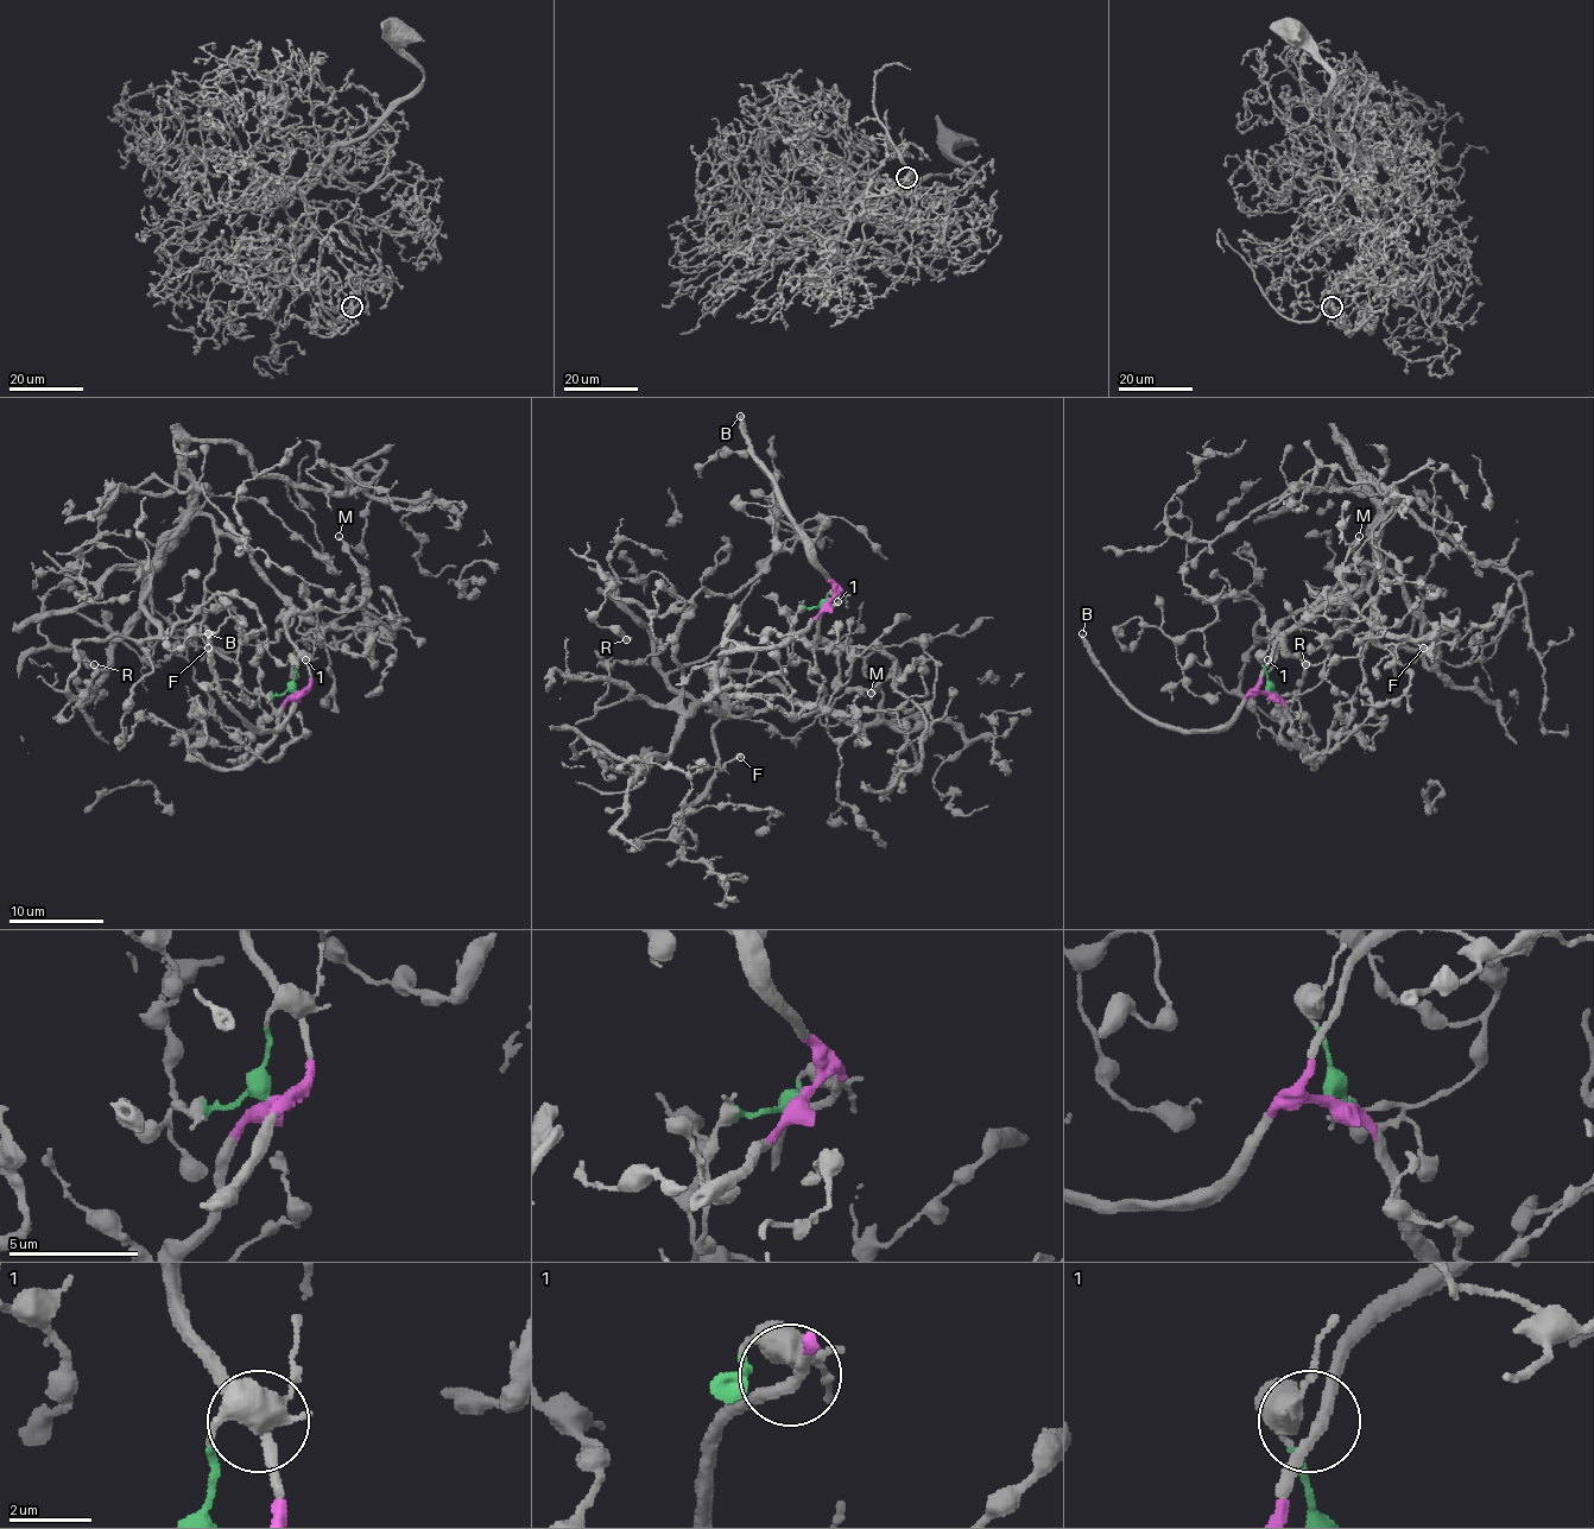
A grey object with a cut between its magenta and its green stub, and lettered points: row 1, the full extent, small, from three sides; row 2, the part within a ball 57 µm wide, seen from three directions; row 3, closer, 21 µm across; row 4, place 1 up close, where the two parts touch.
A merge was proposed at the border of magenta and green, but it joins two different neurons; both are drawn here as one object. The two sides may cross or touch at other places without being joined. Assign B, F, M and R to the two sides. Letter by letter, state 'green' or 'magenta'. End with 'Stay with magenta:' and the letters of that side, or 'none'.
B: magenta
F: green
M: magenta
R: green
Stay with magenta: B, M

